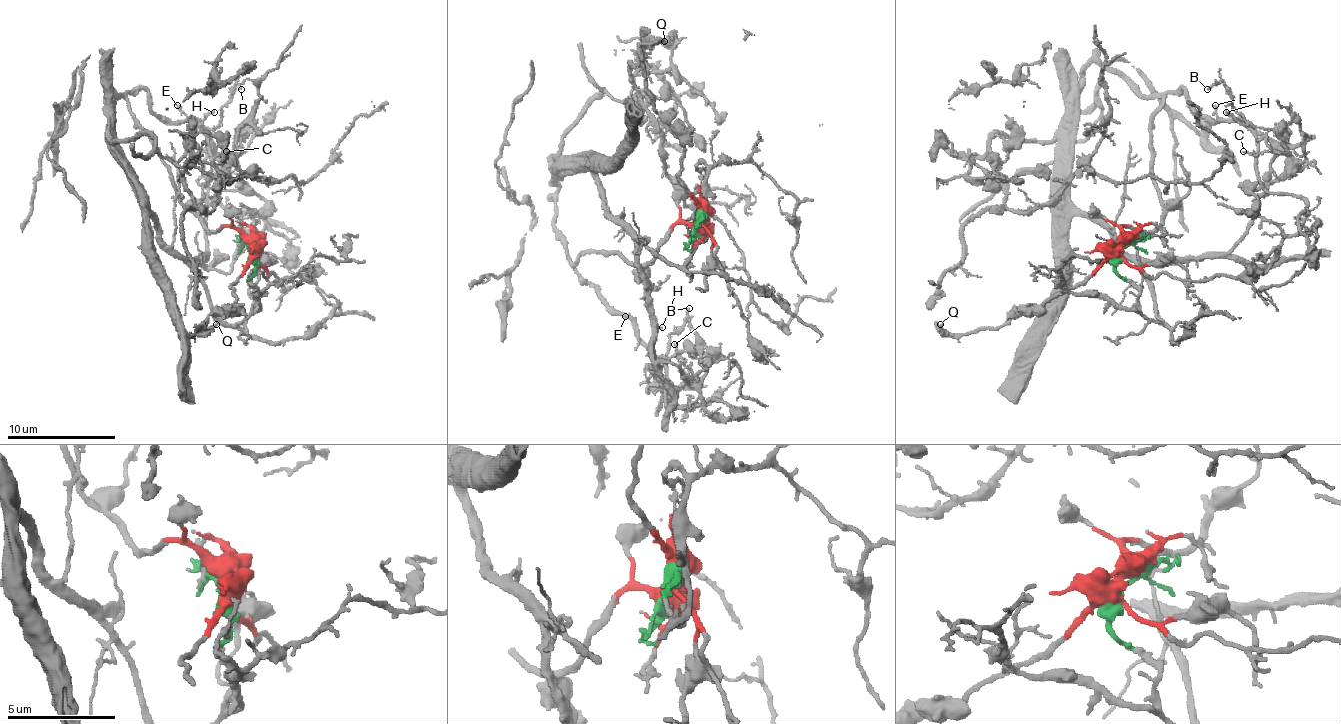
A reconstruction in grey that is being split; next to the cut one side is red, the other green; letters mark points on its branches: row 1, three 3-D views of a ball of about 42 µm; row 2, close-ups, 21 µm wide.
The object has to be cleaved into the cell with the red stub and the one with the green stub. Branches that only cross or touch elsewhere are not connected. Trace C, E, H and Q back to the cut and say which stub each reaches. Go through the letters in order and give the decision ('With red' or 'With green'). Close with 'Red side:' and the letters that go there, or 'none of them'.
C: With green
E: With red
H: With red
Q: With red
Red side: E, H, Q

